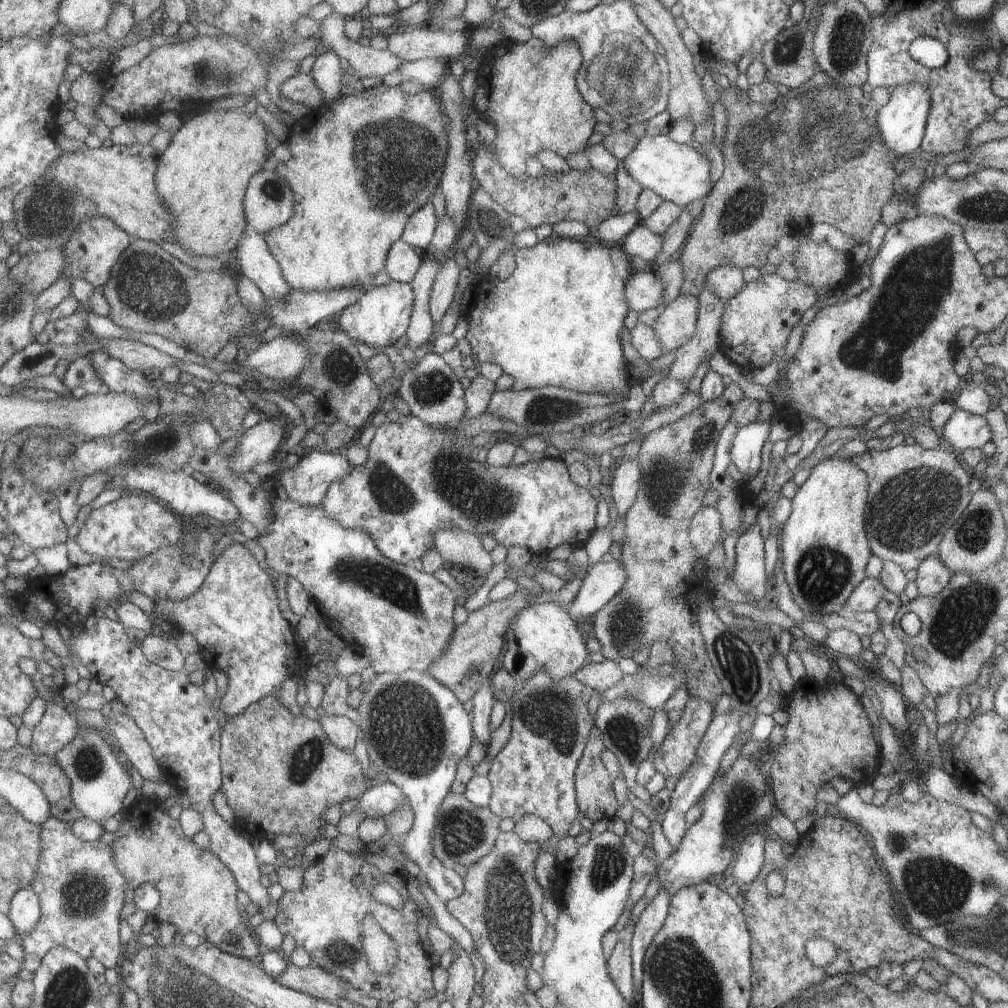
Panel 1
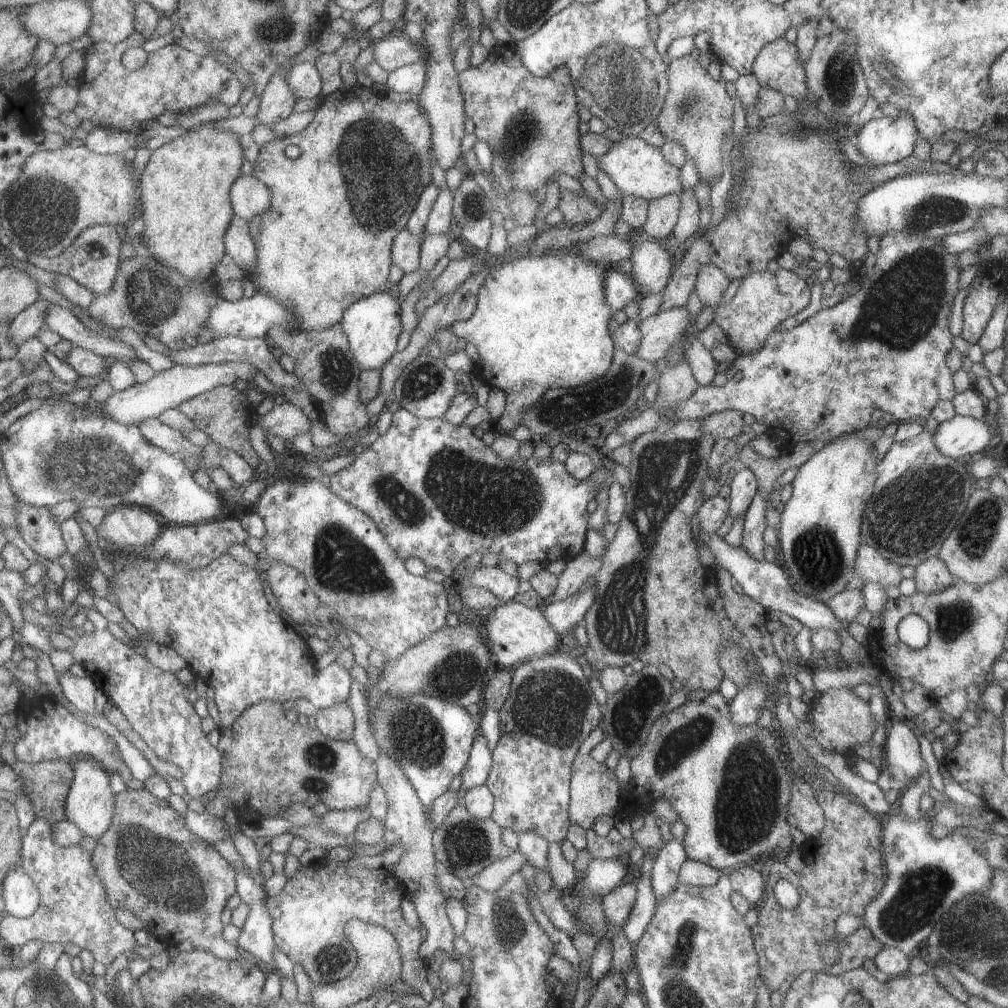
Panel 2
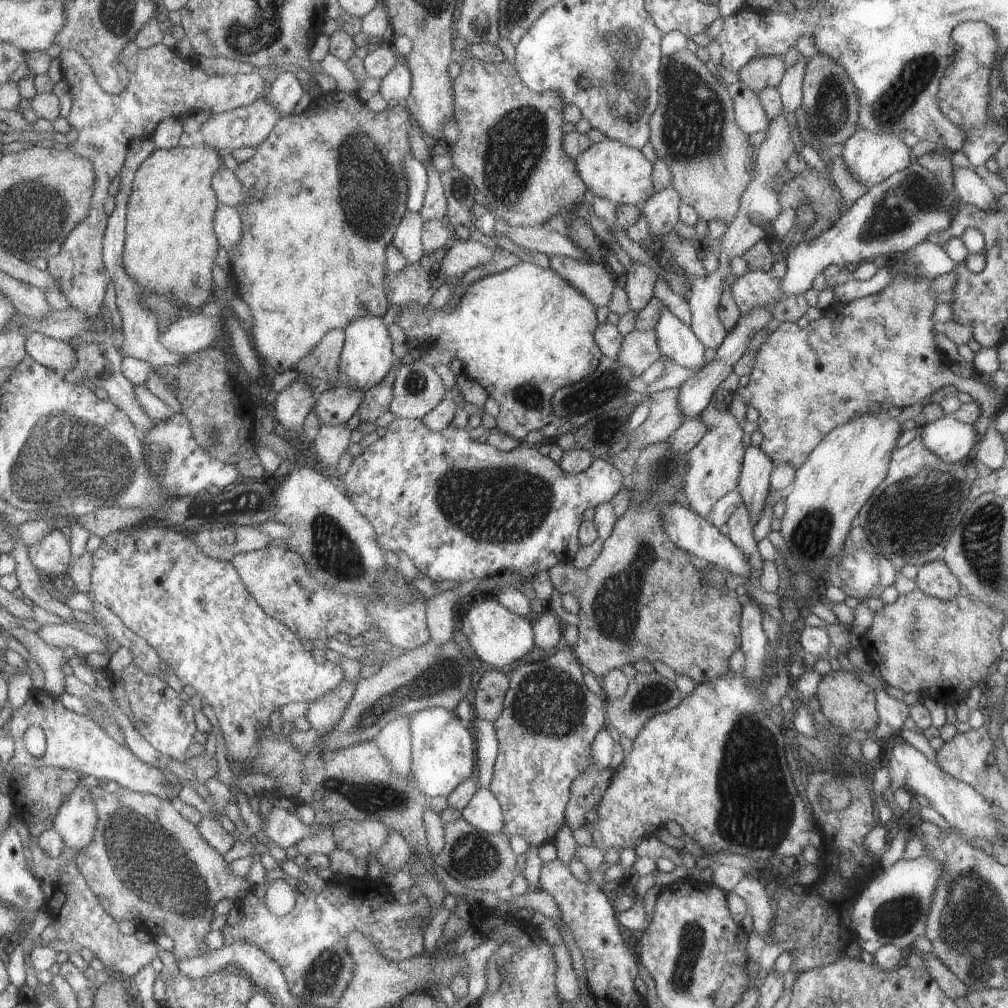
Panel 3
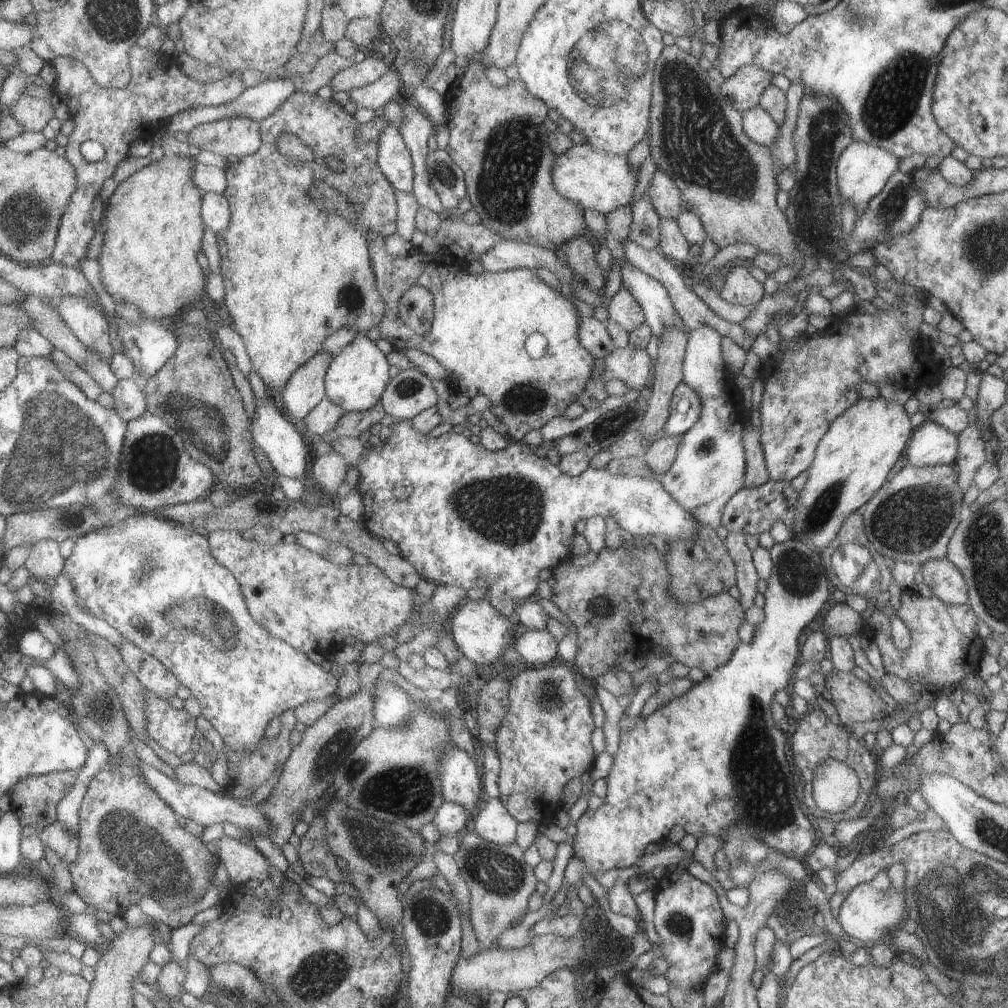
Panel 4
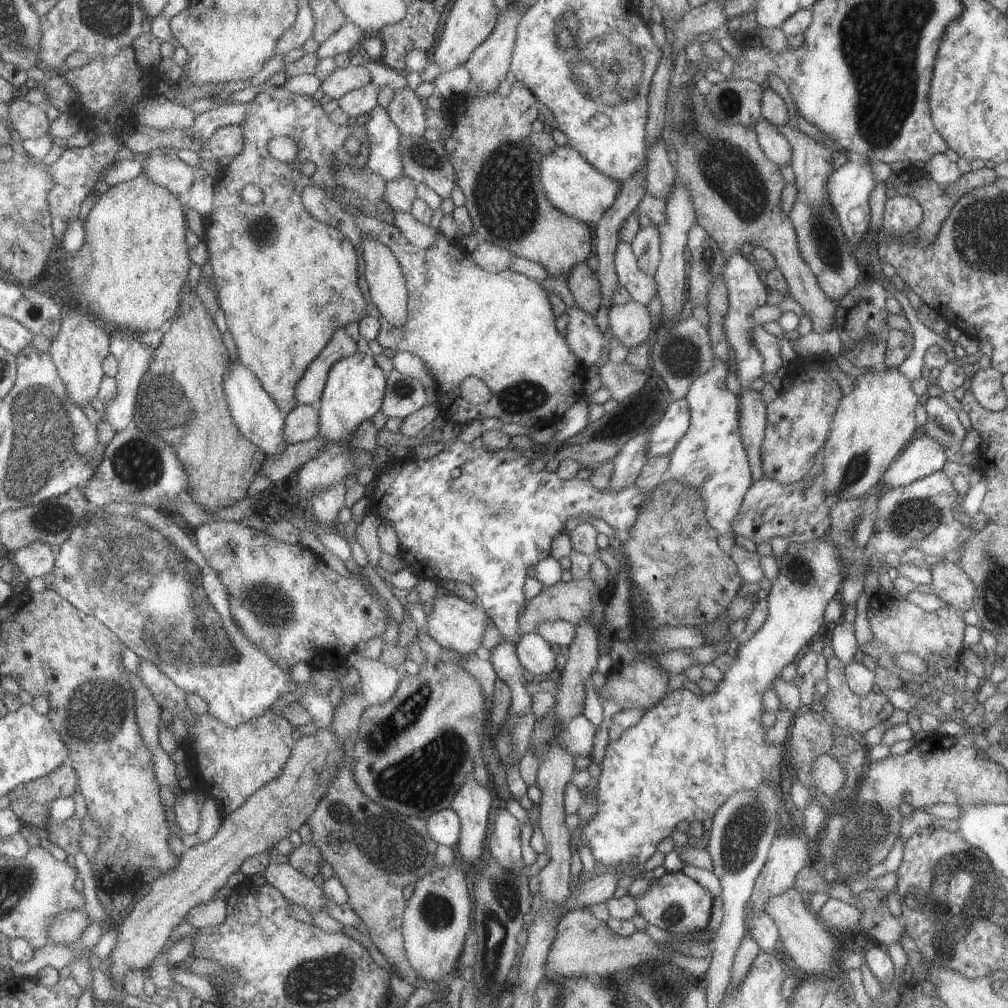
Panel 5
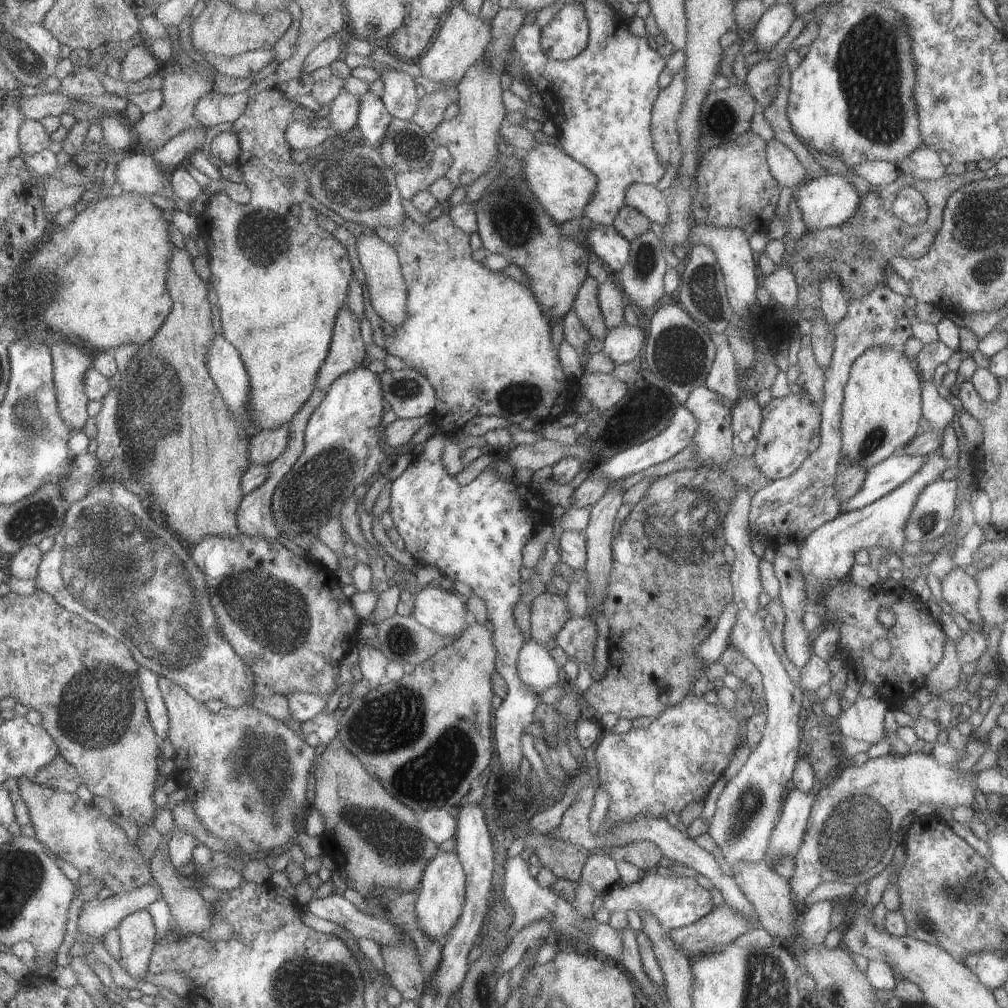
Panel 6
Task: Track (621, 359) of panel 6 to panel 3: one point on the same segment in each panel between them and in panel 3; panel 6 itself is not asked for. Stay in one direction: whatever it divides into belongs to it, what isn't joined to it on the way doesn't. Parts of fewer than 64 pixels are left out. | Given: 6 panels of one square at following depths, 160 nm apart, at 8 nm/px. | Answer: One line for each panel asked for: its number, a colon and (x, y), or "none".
3: (639, 280)
4: (623, 309)
5: (630, 323)

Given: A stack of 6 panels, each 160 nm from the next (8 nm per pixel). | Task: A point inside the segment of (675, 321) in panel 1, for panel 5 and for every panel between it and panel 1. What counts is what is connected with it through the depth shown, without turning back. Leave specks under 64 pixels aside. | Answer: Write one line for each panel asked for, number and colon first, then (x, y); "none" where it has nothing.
2: (660, 331)
3: (639, 349)
4: (630, 365)
5: (620, 379)

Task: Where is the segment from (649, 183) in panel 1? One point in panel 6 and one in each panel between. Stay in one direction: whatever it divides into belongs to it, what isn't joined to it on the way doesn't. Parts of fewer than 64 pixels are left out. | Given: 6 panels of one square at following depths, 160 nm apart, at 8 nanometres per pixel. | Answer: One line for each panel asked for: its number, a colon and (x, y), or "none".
2: (635, 168)
3: (608, 169)
4: (593, 179)
5: (572, 186)
6: (562, 186)

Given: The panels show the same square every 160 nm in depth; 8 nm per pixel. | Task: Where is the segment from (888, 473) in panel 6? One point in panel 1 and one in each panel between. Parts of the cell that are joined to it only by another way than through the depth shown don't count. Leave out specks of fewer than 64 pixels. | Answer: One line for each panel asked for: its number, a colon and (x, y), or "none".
1: (962, 430)
2: (954, 438)
3: (951, 440)
4: (929, 445)
5: (923, 456)

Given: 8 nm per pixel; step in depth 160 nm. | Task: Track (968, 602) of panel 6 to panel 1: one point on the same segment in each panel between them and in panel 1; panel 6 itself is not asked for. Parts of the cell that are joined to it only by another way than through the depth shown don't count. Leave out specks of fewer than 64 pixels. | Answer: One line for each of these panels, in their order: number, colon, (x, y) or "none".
1: (932, 575)
2: (931, 576)
3: (933, 578)
4: (944, 580)
5: (950, 584)

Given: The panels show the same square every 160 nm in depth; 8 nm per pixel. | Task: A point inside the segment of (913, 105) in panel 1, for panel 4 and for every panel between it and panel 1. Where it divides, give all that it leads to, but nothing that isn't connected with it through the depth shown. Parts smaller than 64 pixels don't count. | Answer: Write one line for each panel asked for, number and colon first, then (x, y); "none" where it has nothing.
2: (881, 140)
3: (870, 159)
4: (862, 169)

